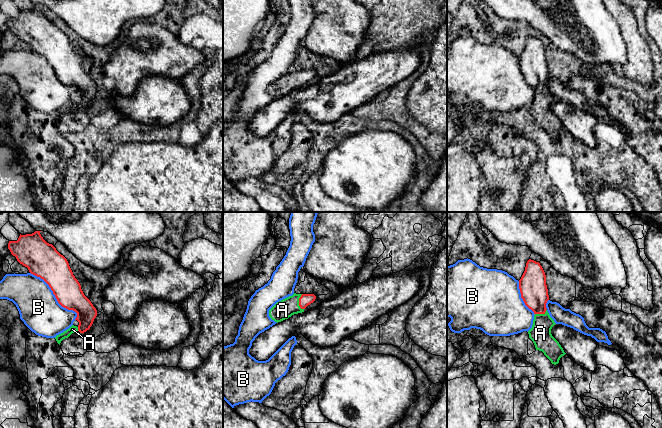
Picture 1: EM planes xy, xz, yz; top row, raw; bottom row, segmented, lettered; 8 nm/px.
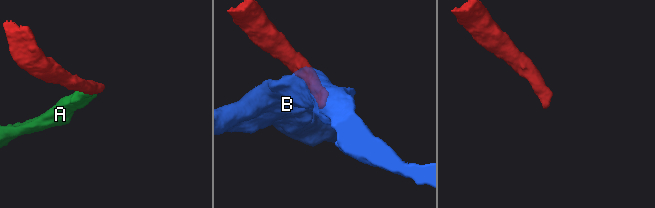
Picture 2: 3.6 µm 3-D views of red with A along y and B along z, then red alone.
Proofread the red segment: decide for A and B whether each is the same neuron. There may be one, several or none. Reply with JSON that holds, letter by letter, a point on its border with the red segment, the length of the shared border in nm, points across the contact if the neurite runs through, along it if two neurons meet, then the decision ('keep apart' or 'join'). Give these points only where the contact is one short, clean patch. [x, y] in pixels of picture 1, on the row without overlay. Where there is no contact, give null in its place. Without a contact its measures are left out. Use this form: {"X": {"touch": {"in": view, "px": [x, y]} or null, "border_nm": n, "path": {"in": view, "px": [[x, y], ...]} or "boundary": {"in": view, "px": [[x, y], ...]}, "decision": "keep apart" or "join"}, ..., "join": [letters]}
{"A": {"touch": {"in": "xz", "px": [299, 78]}, "border_nm": 130, "path": {"in": "xz", "px": [[306, 75], [299, 78], [282, 86]]}, "decision": "join"}, "B": {"touch": {"in": "xy", "px": [55, 72]}, "border_nm": 550, "decision": "keep apart"}, "join": ["A"]}

